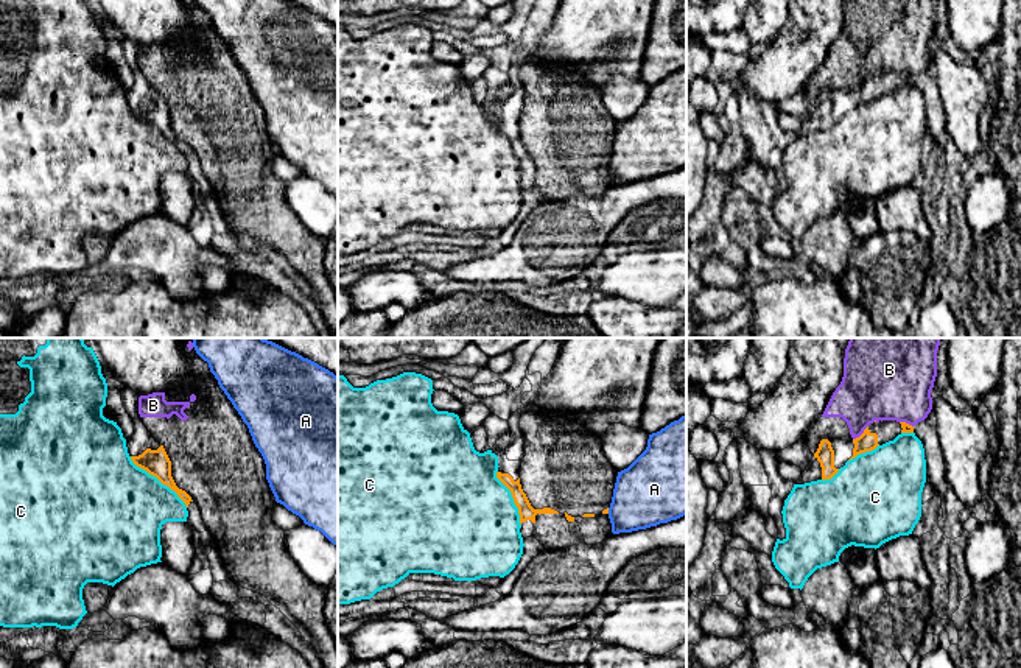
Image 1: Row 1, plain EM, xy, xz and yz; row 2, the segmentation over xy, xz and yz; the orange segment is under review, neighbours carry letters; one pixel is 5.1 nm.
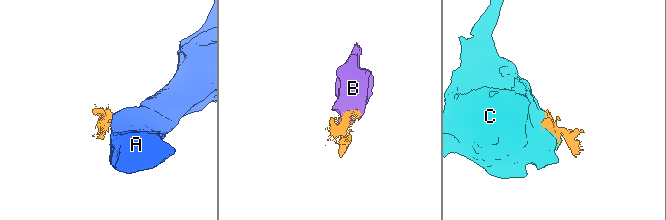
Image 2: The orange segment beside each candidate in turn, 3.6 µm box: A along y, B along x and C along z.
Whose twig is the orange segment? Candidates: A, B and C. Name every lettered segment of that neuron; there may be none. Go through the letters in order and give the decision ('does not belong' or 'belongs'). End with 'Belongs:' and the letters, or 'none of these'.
A: does not belong
B: belongs
C: does not belong
Belongs: B

